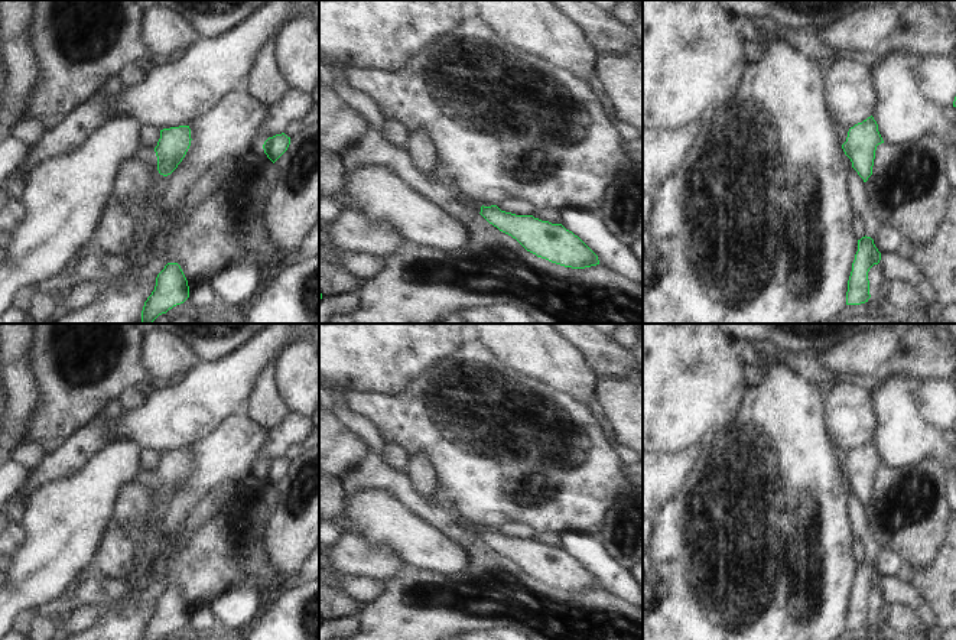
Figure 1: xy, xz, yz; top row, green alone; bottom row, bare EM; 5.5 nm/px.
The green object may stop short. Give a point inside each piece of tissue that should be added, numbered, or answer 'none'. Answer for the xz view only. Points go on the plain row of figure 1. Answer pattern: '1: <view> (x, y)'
1: xz (459, 522)

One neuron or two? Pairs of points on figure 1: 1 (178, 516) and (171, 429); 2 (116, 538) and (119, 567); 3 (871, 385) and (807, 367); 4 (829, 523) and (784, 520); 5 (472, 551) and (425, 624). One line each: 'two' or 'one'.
1: two
2: one
3: one
4: one
5: one

